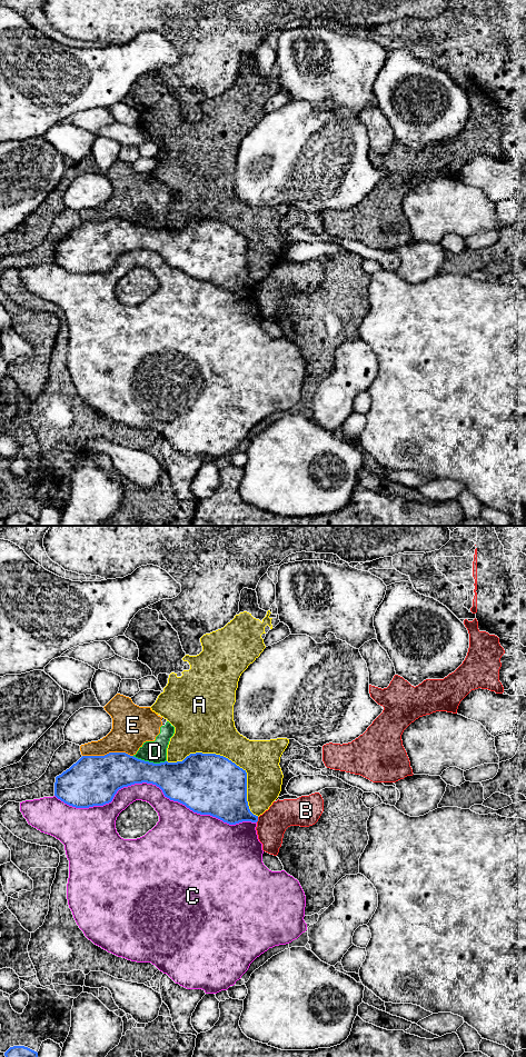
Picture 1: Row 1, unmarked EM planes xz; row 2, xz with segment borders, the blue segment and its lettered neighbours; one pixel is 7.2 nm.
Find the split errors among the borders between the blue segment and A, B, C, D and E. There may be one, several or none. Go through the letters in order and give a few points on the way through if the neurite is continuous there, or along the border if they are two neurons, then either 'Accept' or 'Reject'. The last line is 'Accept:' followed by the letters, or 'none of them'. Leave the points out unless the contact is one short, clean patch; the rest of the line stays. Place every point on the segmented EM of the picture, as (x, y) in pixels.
A: Reject
B: Boundary: xz (258, 817), (256, 821). Reject
C: Reject
D: Boundary: xz (132, 756), (154, 763), (166, 761). Reject
E: Reject
Accept: none of them

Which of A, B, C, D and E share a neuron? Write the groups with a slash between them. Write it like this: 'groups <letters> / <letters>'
groups A / B / C / D E

